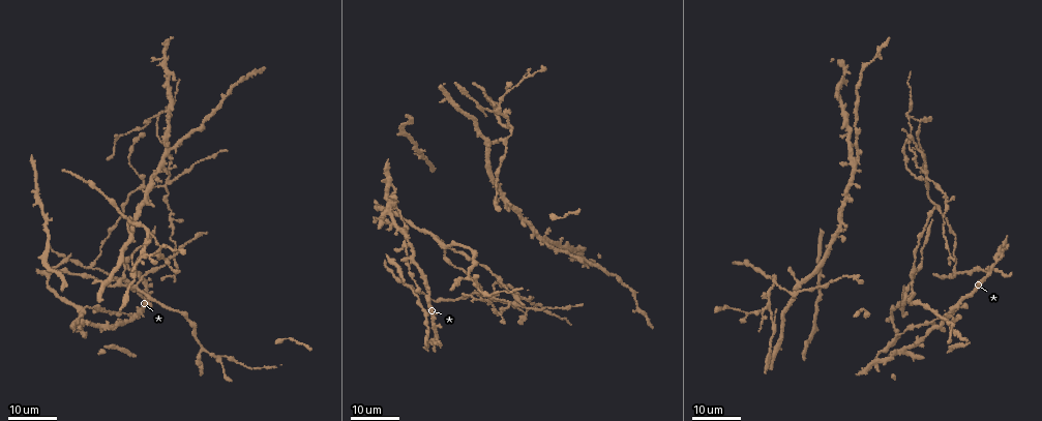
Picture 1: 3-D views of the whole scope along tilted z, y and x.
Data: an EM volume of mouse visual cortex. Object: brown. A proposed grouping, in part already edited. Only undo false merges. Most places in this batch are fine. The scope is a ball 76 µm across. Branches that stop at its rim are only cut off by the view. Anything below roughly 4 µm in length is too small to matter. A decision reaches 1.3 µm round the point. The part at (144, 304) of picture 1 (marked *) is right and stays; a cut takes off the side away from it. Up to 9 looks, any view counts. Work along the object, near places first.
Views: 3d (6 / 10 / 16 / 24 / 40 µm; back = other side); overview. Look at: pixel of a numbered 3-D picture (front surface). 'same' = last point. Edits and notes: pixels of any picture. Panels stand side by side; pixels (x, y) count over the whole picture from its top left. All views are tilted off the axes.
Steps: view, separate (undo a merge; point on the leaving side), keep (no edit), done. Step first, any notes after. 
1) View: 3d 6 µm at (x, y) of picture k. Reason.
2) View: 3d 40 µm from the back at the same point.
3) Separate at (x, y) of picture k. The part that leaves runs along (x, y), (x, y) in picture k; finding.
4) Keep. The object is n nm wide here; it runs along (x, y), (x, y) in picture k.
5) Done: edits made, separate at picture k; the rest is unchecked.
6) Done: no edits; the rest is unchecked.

View: 3d 16 µm at (217, 357) of picture 1. Looks like a crossing.

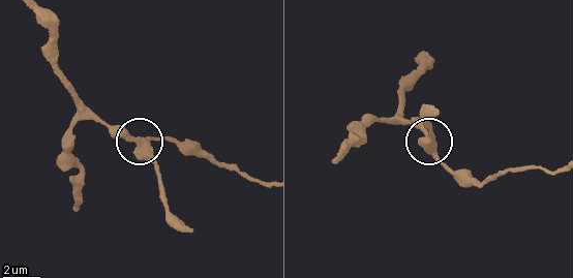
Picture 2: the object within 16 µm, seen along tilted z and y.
View: 3d 10 µm at (432, 150) of picture 2.

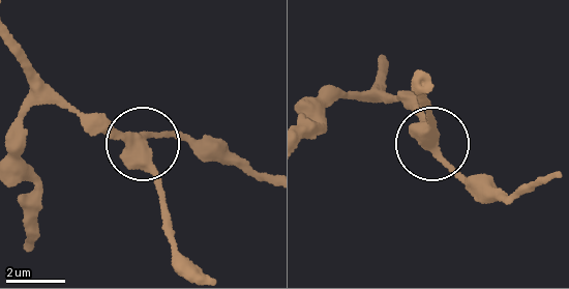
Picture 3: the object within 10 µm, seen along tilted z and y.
Keep. One neuron here.

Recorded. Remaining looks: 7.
View: 3d 16 µm at (199, 128) of picture 1. Three-way junction.

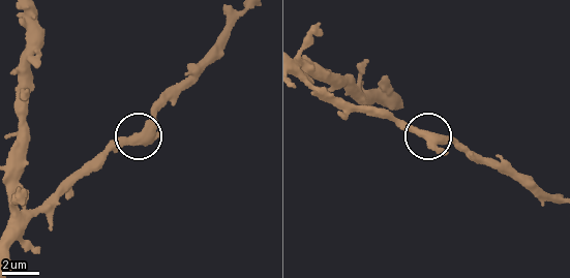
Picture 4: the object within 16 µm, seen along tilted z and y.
View: 3d 10 µm at (141, 131) of picture 4.

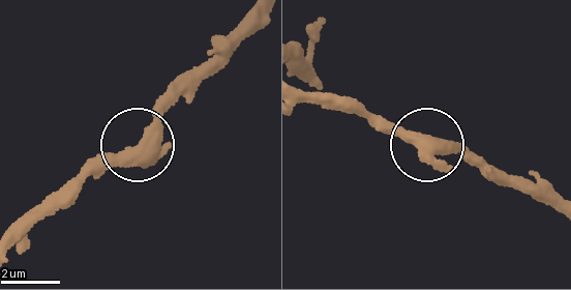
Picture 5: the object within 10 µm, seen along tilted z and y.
Keep. The object is 410 nm wide here; continuous, no second neuron.

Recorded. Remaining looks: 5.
View: 3d 16 µm at (397, 208) of picture 1.

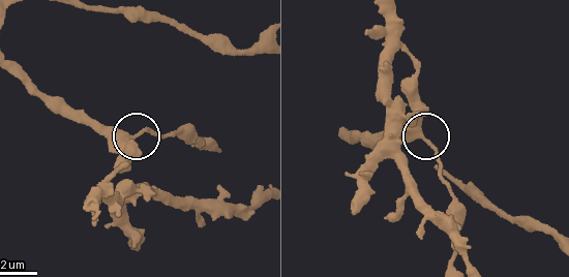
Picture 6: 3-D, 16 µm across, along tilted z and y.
View: 3d 6 µm at (419, 132) of picture 6.

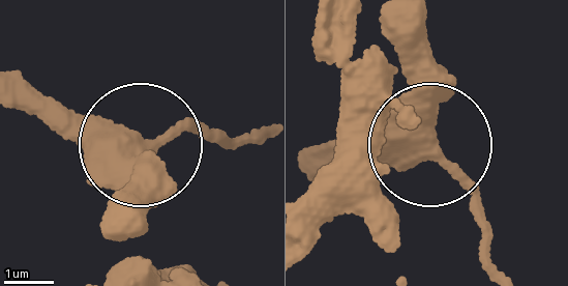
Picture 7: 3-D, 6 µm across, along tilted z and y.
Keep. The object is 450 nm wide here; it runs along (426, 28), (436, 153), (474, 194), (486, 235) in picture 7; continuous, no second neuron.

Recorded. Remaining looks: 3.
View: 3d 24 µm at (911, 293) of picture 1. Three-way junction.

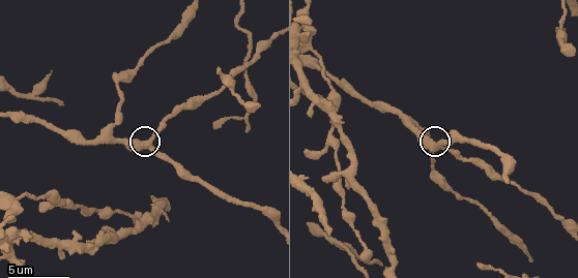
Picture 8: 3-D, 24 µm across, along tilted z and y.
View: 3d 6 µm at (149, 142) of picture 8.

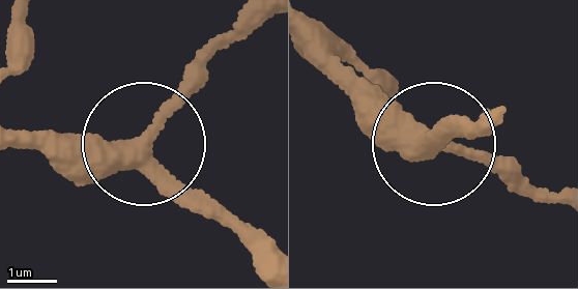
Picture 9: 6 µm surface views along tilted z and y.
Keep. The side arm is 22 µm long; 3 arms meet here; continuous, no second neuron.

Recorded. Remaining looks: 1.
Done: no edits; the rest is unchecked.

